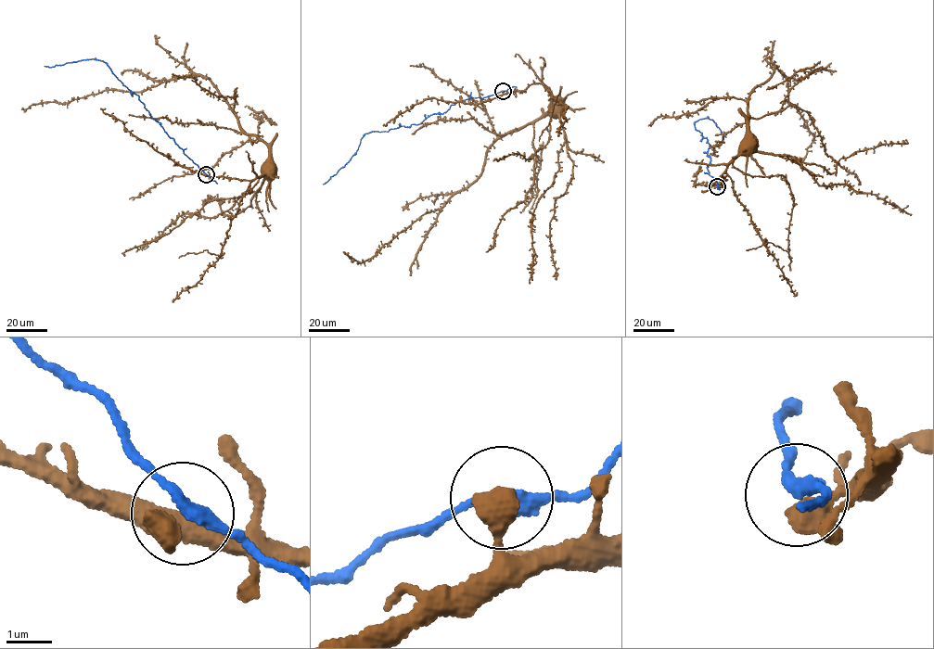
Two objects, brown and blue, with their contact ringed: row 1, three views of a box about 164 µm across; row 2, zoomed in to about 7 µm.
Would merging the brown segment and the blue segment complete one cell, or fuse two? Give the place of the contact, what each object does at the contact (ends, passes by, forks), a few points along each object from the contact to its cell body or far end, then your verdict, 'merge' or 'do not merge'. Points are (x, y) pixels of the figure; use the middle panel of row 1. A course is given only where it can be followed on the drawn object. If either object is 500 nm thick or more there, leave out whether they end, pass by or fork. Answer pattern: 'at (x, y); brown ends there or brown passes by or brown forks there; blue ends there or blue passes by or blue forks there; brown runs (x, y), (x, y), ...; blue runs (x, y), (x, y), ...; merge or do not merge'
at (503, 91); brown runs (503, 91), (506, 94), (522, 92), (533, 83), (544, 84), (553, 102), (557, 103), (556, 108); blue runs (503, 91), (458, 101), (445, 112), (432, 114), (417, 124), (364, 134), (350, 160), (323, 184); merge

